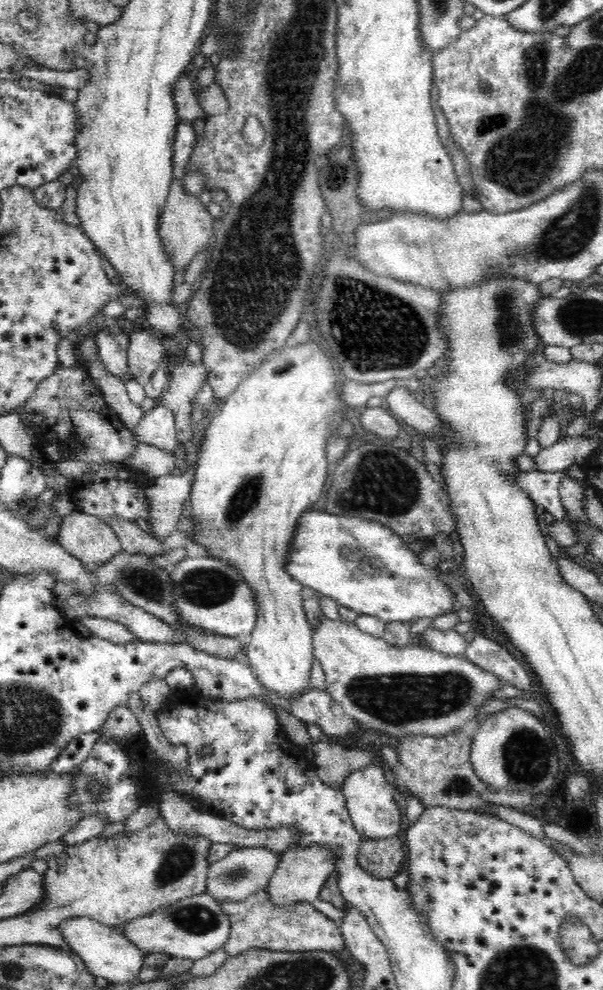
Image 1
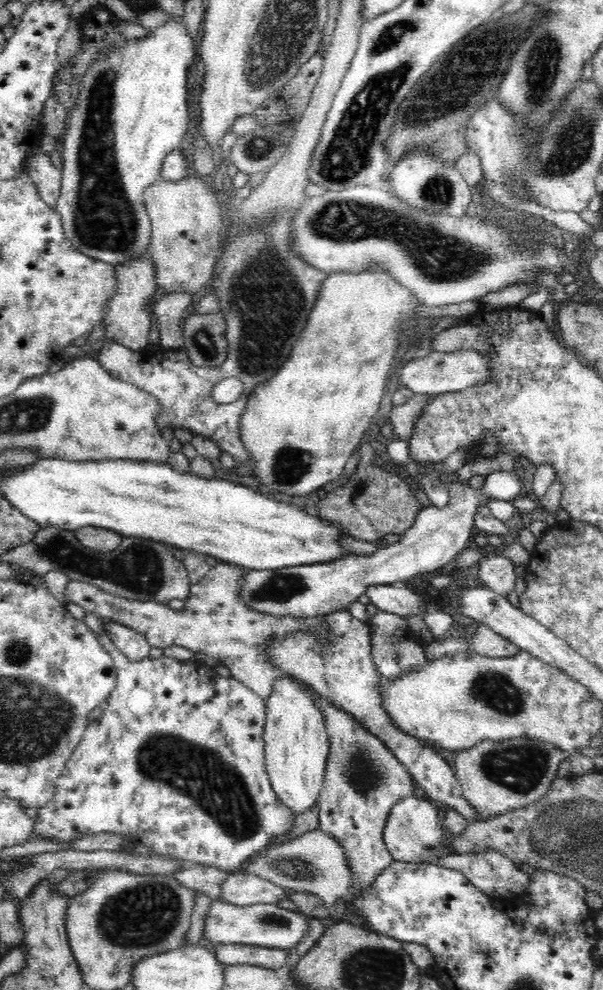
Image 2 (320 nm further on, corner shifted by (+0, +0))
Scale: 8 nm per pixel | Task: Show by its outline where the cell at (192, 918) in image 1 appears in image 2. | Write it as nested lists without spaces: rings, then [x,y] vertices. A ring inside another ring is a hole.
[[[218,900],[212,902],[203,930],[203,934],[213,945],[256,945],[282,950],[296,948],[298,942],[302,942],[302,938],[306,936],[306,932],[308,932],[308,917],[304,913],[282,908],[278,903],[236,906]]]

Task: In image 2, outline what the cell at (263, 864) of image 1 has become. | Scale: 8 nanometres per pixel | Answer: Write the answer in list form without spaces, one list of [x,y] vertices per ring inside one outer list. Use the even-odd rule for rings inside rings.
[[[320,827],[292,841],[269,849],[262,857],[253,859],[253,864],[242,873],[258,875],[290,891],[309,892],[332,905],[338,898],[347,898],[352,890],[352,869],[340,841]]]

